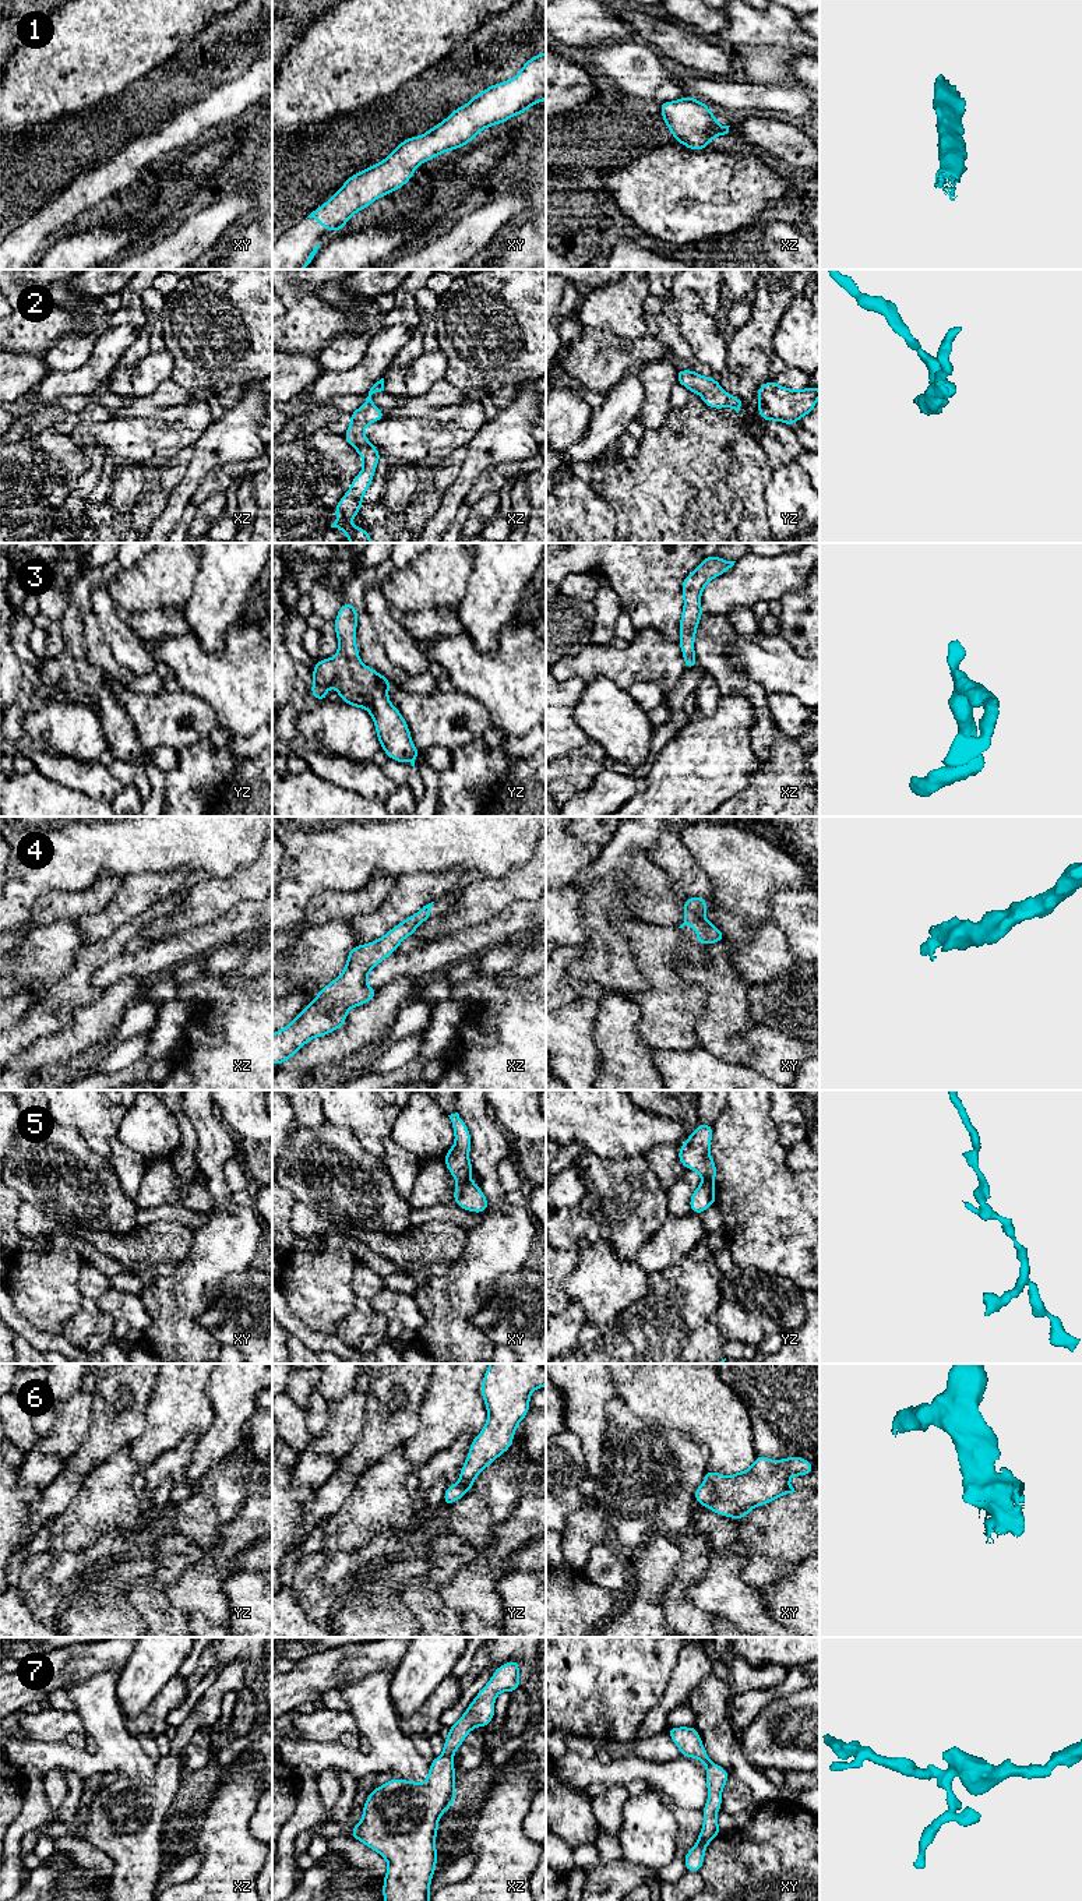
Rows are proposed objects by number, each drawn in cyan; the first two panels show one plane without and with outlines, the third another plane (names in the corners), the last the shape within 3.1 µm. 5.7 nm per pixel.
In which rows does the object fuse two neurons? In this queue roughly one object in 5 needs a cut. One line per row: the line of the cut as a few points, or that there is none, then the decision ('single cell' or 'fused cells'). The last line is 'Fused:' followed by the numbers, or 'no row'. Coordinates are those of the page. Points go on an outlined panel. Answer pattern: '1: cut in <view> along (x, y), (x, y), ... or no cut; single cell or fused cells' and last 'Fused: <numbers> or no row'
1: no cut; single cell
2: no cut; single cell
3: no cut; single cell
4: no cut; single cell
5: cut in xy along (468, 1180), (458, 1184); fused cells
6: no cut; single cell
7: no cut; single cell
Fused: 5

